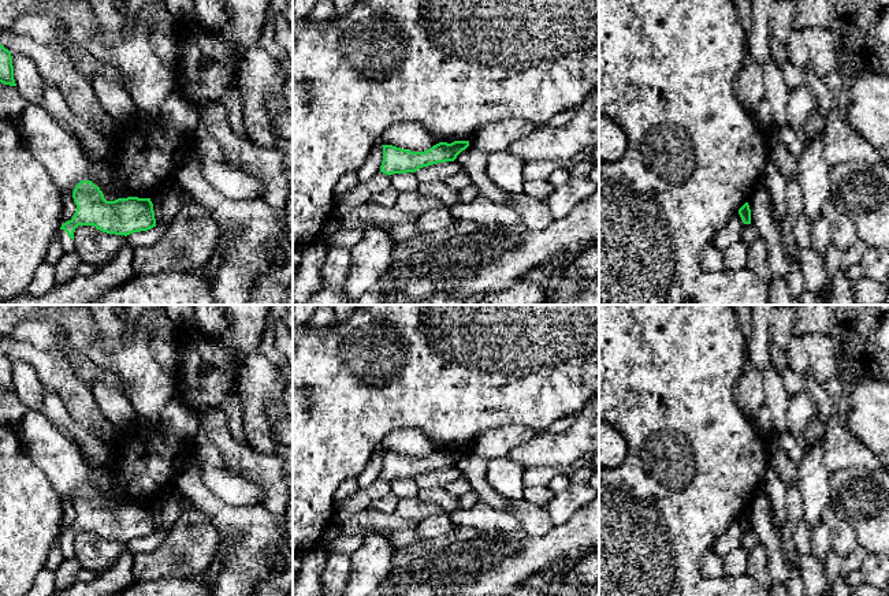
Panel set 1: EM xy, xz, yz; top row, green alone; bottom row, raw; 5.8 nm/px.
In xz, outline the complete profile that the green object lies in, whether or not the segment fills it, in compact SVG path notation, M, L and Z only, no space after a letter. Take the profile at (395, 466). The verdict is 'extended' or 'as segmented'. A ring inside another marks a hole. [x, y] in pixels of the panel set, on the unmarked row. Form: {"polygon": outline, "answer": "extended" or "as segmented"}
{"polygon": "M469 447L439 448L424 458L412 458L393 451L383 452L380 478L386 481L416 478L423 473L454 468L469 452Z", "answer": "as segmented"}

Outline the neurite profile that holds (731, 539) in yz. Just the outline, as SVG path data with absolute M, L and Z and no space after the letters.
M736 518L730 526L722 533L719 534L714 544L713 544L713 551L725 558L729 552L732 552L736 548L741 548L741 539L744 534L744 529L739 521L739 518Z

